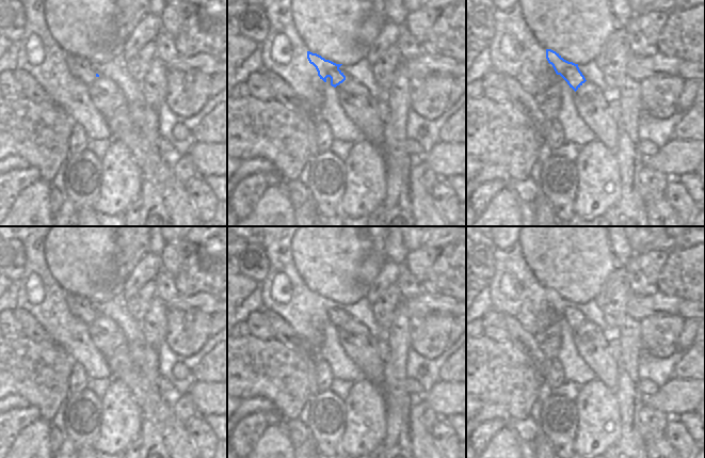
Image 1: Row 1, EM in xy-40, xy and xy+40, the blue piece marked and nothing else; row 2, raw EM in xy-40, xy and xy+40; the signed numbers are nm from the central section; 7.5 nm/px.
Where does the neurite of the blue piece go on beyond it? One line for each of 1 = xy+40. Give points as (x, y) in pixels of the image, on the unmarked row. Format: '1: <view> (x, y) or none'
1: none

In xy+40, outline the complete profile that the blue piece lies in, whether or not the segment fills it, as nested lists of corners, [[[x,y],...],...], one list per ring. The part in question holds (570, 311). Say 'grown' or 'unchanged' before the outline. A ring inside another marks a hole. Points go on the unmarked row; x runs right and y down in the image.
unchanged | [[[546,288],[546,298],[556,313],[560,314],[575,331],[587,320],[578,303],[564,299],[556,290]]]

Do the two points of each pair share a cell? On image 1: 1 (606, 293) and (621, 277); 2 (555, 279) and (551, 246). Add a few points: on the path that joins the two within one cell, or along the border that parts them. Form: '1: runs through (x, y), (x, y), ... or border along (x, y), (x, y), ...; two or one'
1: runs through (609, 288), (617, 281); one
2: runs through (555, 270), (555, 254); one

